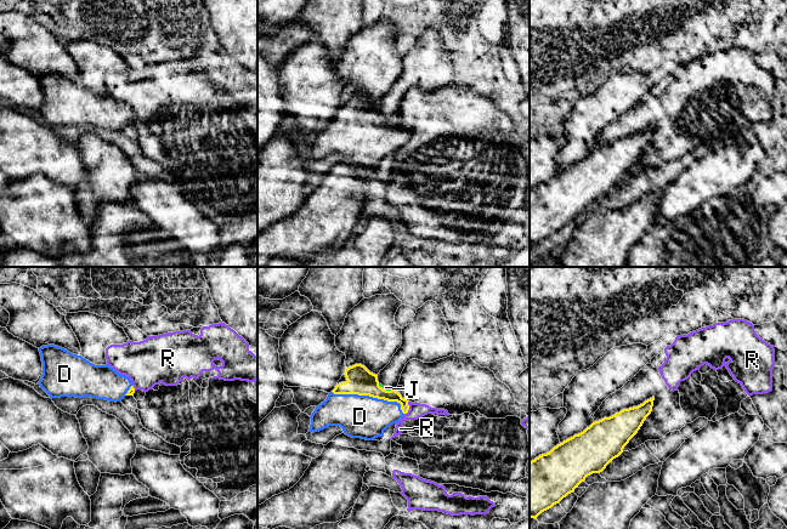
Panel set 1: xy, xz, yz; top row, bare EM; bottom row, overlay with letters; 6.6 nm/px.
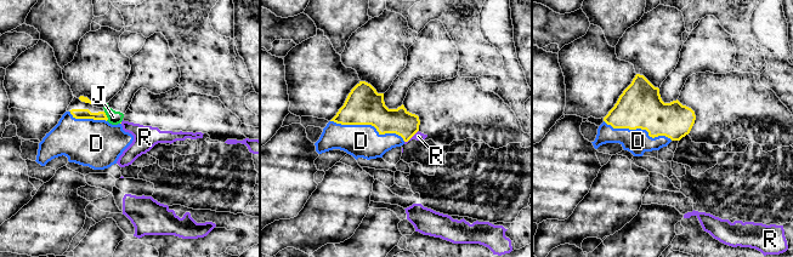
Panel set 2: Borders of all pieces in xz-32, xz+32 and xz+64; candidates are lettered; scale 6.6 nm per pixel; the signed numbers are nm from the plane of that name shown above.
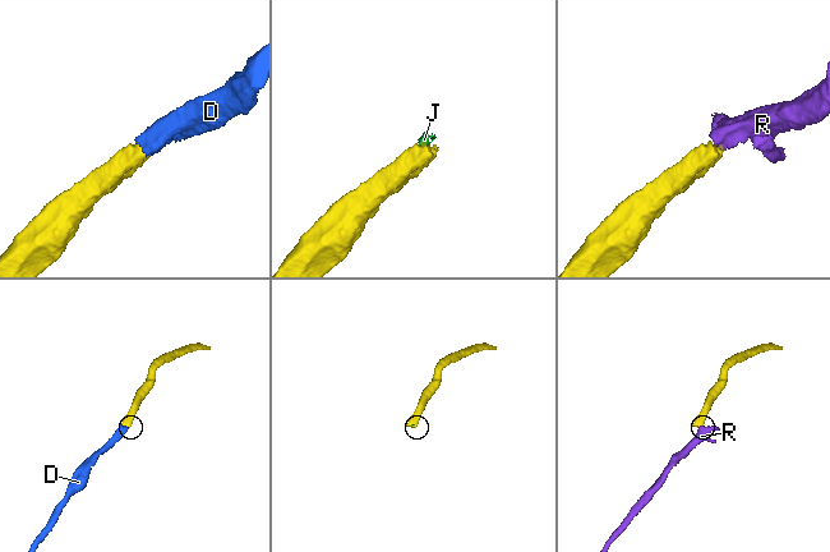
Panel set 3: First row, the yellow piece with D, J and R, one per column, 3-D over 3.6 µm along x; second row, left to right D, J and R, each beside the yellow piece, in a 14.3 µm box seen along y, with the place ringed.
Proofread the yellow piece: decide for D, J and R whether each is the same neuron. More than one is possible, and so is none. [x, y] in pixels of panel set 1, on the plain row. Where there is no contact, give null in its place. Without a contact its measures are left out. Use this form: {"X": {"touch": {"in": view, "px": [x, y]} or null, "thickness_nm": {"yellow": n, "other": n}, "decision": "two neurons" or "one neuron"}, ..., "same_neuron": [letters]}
{"D": {"touch": {"in": "xz", "px": [371, 124]}, "thickness_nm": {"yellow": 180, "other": 280}, "decision": "one neuron"}, "J": {"touch": {"in": "xz", "px": [385, 118]}, "thickness_nm": {"yellow": 180, "other": 30}, "decision": "two neurons"}, "R": {"touch": {"in": "xz", "px": [408, 136]}, "thickness_nm": {"yellow": 90, "other": 100}, "decision": "two neurons"}, "same_neuron": ["D"]}

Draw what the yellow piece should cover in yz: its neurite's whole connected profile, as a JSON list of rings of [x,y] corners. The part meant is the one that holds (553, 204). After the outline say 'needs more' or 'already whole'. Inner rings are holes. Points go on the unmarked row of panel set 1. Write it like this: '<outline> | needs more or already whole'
[[[655,125],[638,135],[623,137],[610,146],[595,149],[583,160],[532,188],[530,190],[530,248],[537,248],[542,240],[573,221],[588,204],[602,200],[613,187],[618,186],[651,142],[653,129]]] | already whole

